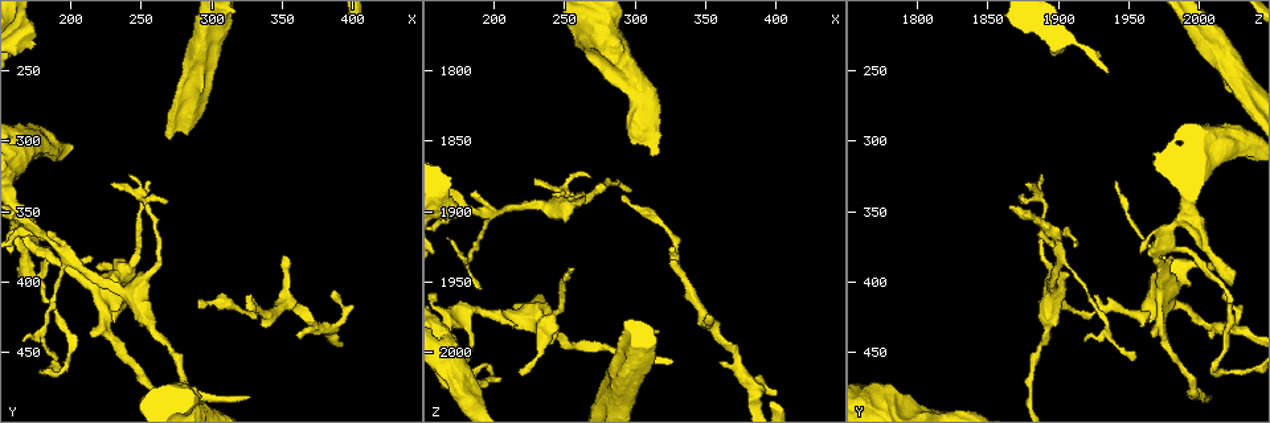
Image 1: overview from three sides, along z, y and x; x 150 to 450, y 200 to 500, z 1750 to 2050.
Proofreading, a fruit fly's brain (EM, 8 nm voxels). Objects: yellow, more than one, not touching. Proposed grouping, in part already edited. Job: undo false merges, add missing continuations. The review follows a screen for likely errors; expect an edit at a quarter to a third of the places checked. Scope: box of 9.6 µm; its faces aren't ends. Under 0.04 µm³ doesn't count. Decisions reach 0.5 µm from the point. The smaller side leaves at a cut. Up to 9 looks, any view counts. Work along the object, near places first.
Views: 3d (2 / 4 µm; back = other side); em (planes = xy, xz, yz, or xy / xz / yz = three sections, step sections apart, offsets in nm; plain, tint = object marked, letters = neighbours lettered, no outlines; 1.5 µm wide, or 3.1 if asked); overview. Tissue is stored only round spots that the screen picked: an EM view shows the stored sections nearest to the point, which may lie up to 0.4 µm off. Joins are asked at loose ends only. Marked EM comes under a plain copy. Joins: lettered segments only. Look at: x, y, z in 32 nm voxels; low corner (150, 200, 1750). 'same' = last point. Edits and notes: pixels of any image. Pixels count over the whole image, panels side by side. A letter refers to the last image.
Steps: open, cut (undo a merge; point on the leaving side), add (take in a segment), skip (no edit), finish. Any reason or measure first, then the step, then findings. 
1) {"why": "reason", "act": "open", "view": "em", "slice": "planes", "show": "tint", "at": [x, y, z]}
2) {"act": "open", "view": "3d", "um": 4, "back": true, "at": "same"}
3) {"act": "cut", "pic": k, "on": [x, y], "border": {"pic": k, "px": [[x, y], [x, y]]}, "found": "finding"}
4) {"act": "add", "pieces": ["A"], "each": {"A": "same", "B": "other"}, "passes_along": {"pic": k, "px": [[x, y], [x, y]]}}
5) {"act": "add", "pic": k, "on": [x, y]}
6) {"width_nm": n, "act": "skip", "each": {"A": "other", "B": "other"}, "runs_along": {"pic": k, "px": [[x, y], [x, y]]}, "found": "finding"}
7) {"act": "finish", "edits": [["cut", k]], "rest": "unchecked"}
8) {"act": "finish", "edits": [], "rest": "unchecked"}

{"why": "an open end", "act": "open", "view": "3d", "um": 2, "at": [190, 452, 1956]}

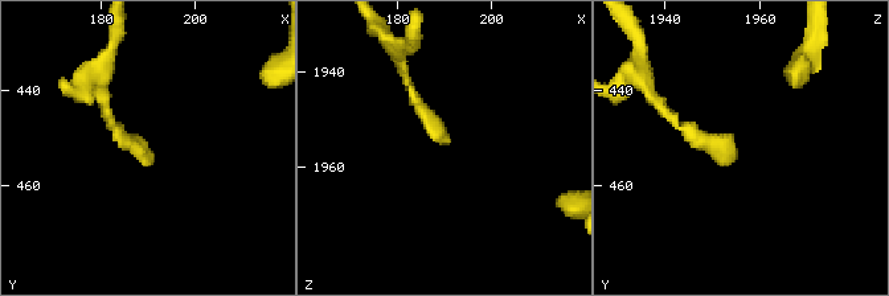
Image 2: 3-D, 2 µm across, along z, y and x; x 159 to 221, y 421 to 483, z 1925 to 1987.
{"why": "now the EM", "act": "open", "view": "em", "slice": "planes", "show": "letters", "at": [191, 452, 1955]}

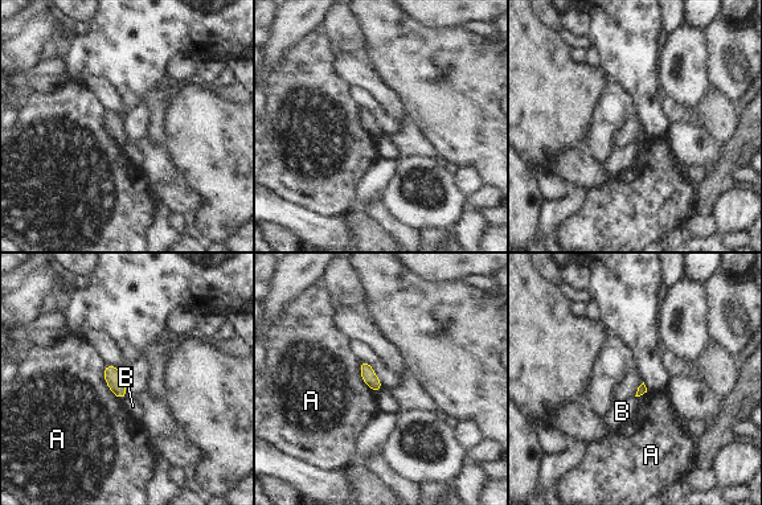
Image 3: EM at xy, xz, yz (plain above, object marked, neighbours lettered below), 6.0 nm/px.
{"act": "skip", "each": {"A": "other", "B": "other"}, "border": {"pic": 3, "px": [[106, 364], [105, 381], [122, 399]]}, "found": "no lettered segment goes on from it"}

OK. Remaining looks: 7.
{"act": "open", "view": "em", "slice": "planes", "show": "letters", "at": [172, 234, 1904]}

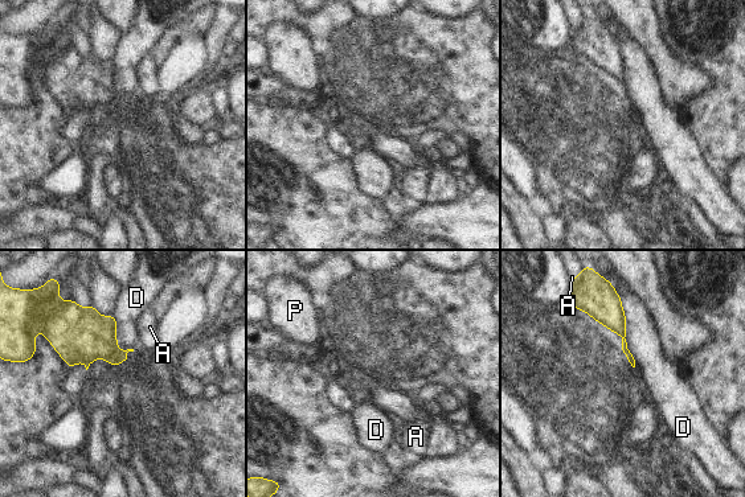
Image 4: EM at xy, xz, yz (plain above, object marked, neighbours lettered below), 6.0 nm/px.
{"act": "skip", "each": {"A": "other", "D": "other", "P": "other"}, "border": {"pic": 4, "px": [[619, 298], [626, 348], [635, 364]]}, "found": "no lettered segment goes on from it"}

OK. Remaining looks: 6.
{"why": "side arm on a straight run", "act": "open", "view": "3d", "um": 4, "at": [178, 366, 1896]}

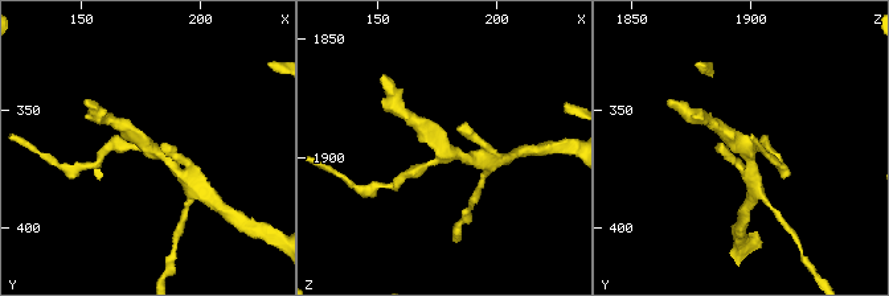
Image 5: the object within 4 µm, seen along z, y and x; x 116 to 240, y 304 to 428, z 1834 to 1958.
{"arms": 3, "arm_widths_nm": [160, 170, 200], "why": "need the tissue", "act": "open", "view": "em", "slice": "planes", "show": "letters", "at": [179, 366, 1896]}

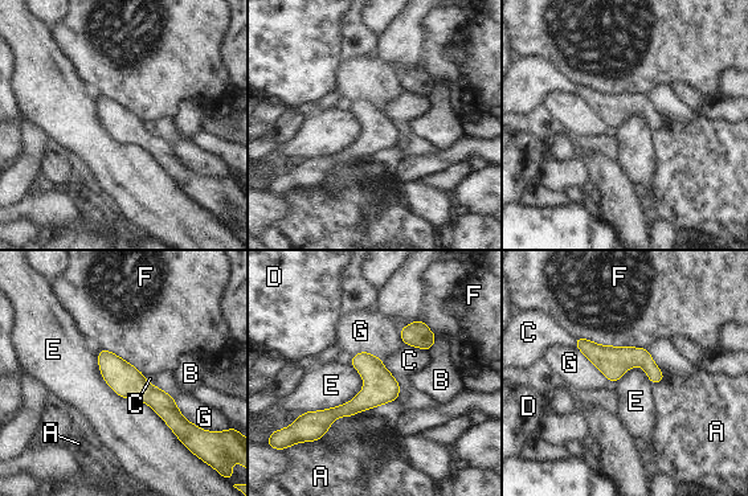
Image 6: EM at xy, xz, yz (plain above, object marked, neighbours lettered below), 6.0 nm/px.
{"width_nm": 90, "act": "skip", "each": {"A": "other", "B": "other", "C": "other", "D": "other", "E": "other", "F": "other", "G": "other"}, "found": "one neuron here"}

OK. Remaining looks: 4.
{"why": "long arm stops here", "act": "open", "view": "em", "slice": "yz", "step": 8, "show": "tint", "at": [290, 416, 1890]}

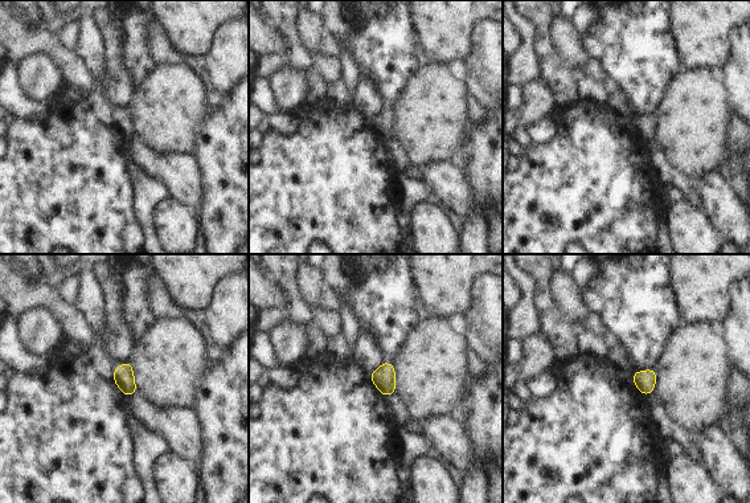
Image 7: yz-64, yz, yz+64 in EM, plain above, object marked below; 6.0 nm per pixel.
{"act": "open", "view": "em", "slice": "planes", "show": "letters", "at": "same"}

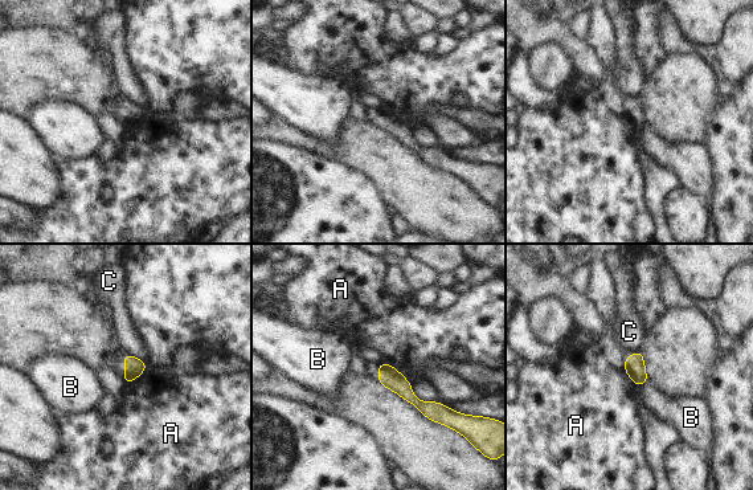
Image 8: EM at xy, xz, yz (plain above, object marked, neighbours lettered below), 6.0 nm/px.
{"longest_contact_nm": ["A", 180], "act": "skip", "each": {"A": "other", "B": "other", "C": "other"}, "found": "no lettered segment goes on from it"}

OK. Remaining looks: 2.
{"act": "finish", "edits": [], "rest": "unchecked"}

